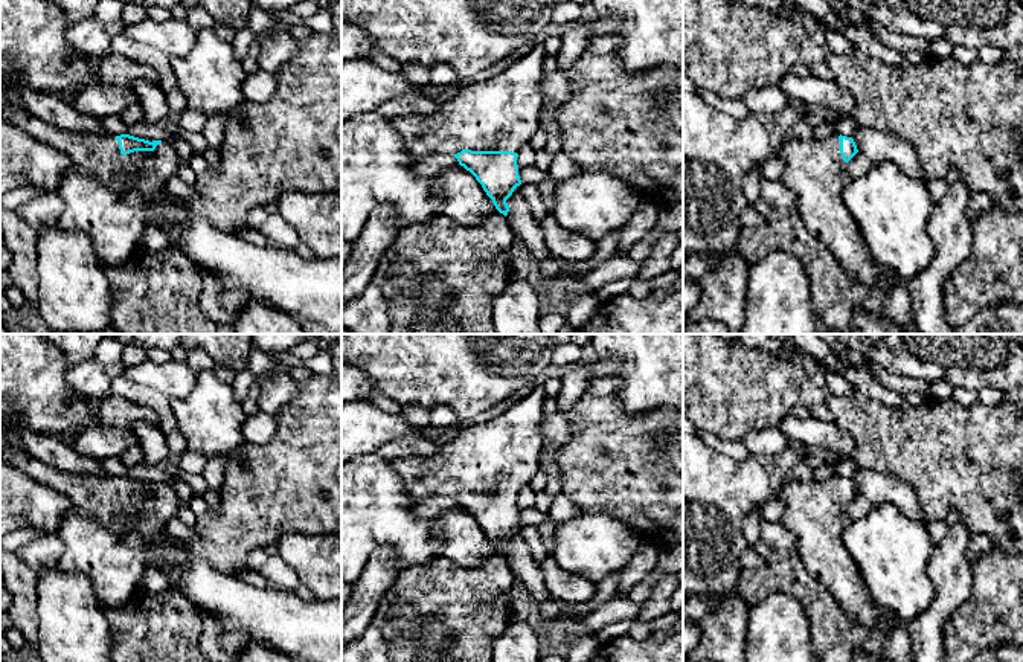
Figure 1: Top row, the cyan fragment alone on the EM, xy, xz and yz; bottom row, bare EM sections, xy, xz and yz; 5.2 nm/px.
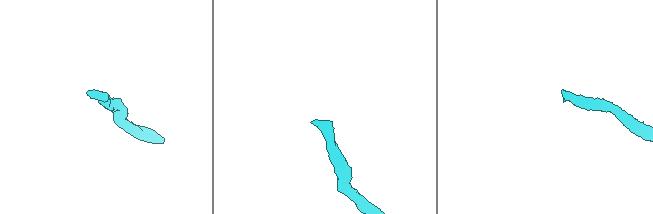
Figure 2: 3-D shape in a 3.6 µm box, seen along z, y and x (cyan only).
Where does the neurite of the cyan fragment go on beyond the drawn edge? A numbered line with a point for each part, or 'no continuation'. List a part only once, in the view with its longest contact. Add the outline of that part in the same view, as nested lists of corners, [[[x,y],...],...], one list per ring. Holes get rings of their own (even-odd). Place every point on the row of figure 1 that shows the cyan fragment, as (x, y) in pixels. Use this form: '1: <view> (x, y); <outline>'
1: xz (500, 113); [[[543,41],[502,73],[460,87],[436,114],[387,119],[406,151],[415,157],[471,151],[520,153],[538,128],[543,99],[549,93]]]

